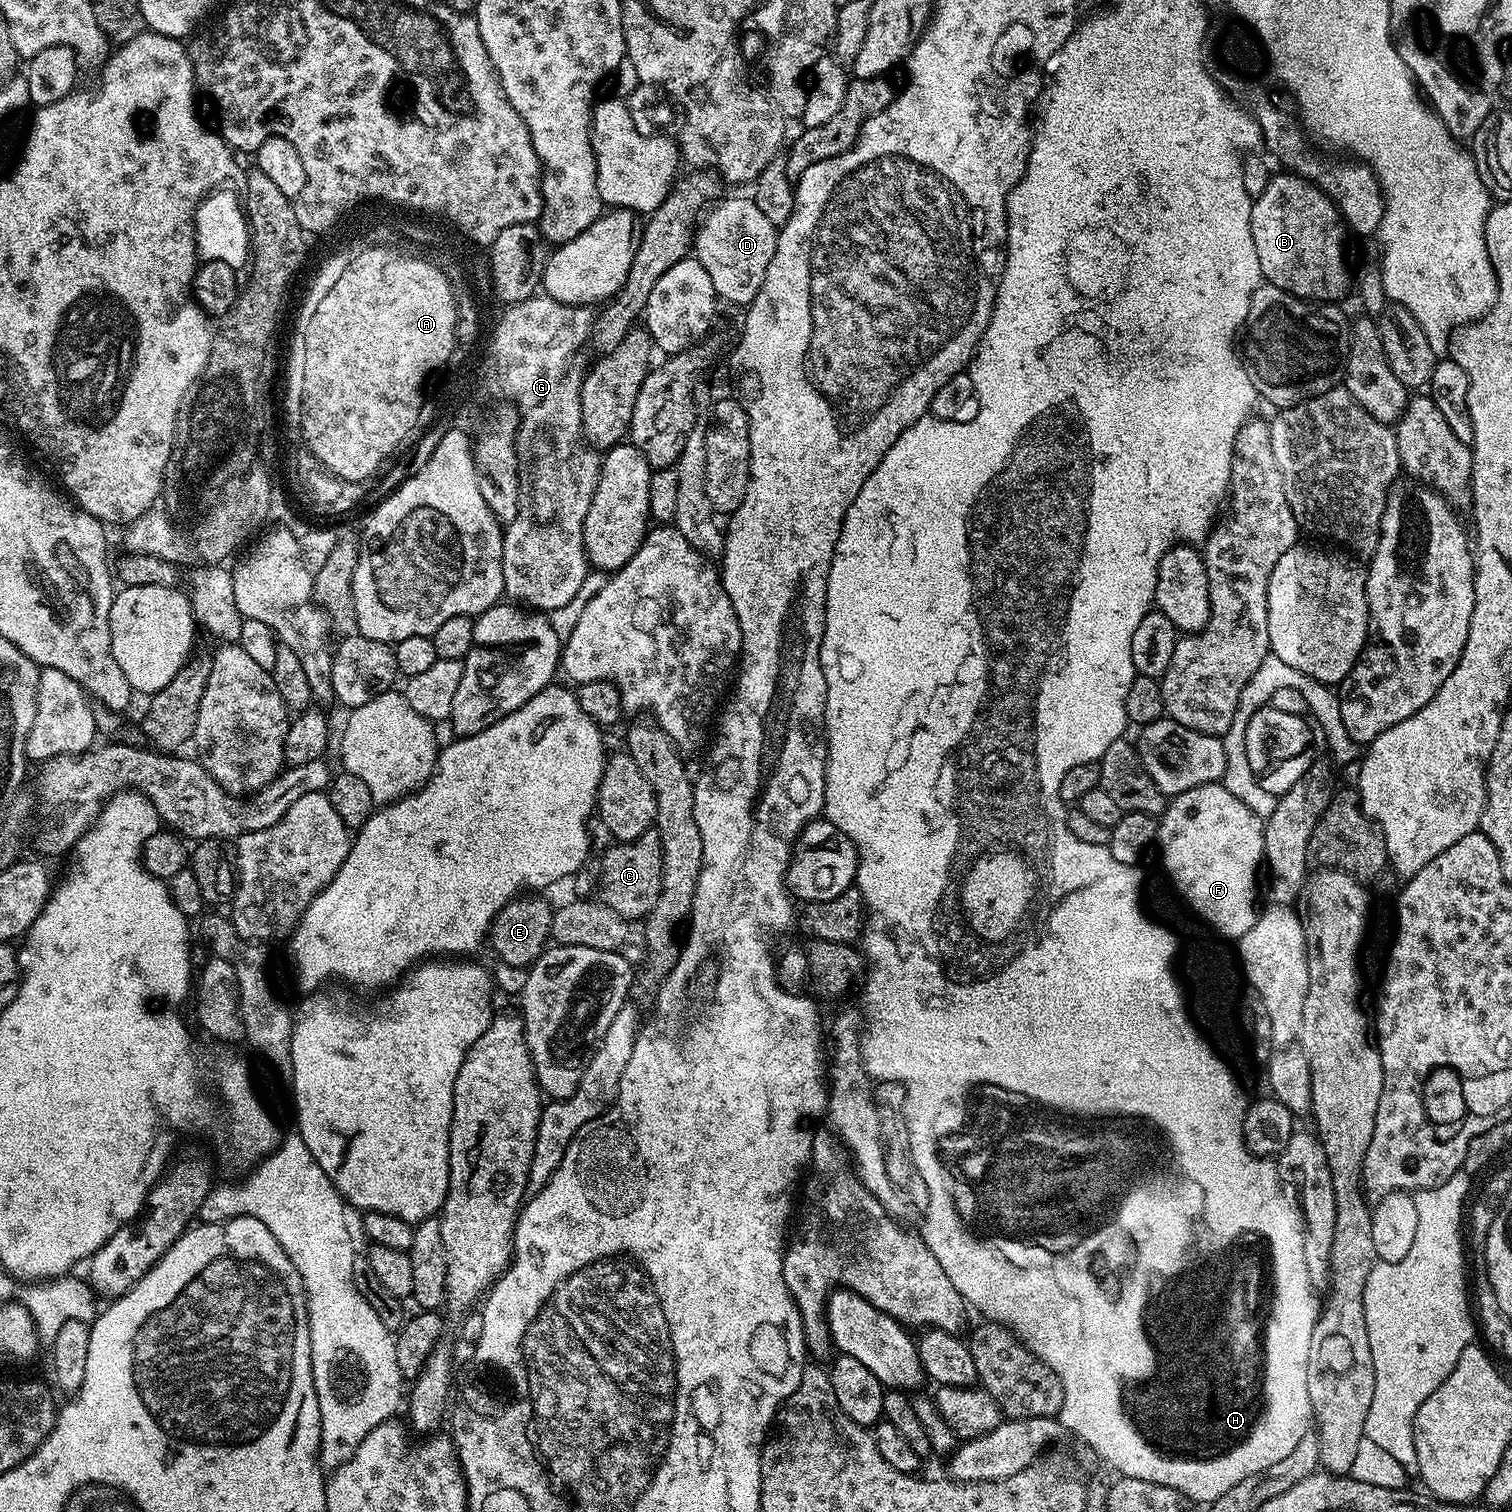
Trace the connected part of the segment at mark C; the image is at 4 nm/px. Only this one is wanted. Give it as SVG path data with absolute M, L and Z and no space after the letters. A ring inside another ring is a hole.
M653 830L631 842L613 843L603 856L604 864L599 865L599 903L631 920L648 917L654 910L658 902L658 894L662 890L664 855L660 845L660 833Z

